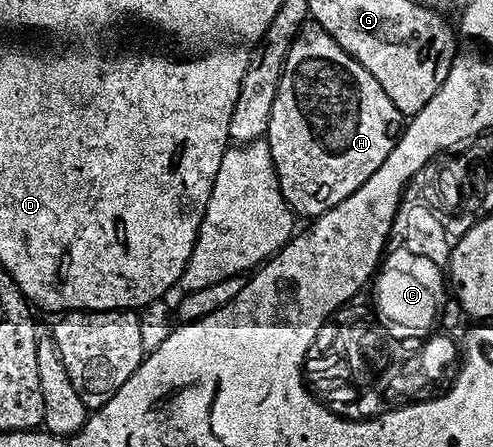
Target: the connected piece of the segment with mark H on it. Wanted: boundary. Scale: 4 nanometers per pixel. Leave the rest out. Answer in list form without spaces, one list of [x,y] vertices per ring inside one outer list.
[[[311,20],[305,22],[286,56],[286,64],[282,68],[282,76],[278,84],[278,96],[274,96],[274,104],[270,108],[270,124],[266,135],[278,188],[289,208],[297,215],[305,214],[305,219],[315,220],[330,208],[337,206],[342,200],[346,200],[346,196],[350,196],[358,188],[362,188],[362,184],[366,184],[366,180],[370,180],[370,176],[374,176],[374,172],[378,172],[378,168],[382,168],[382,160],[386,160],[386,156],[390,156],[401,133],[402,115],[398,112],[398,108],[394,108],[394,100],[390,100],[390,96],[386,96],[386,92],[382,92],[382,84],[378,84],[378,80],[374,80],[374,76],[370,76],[370,72],[366,72],[366,68],[362,68],[362,64],[358,64],[358,60],[354,60],[347,54],[319,24]]]

